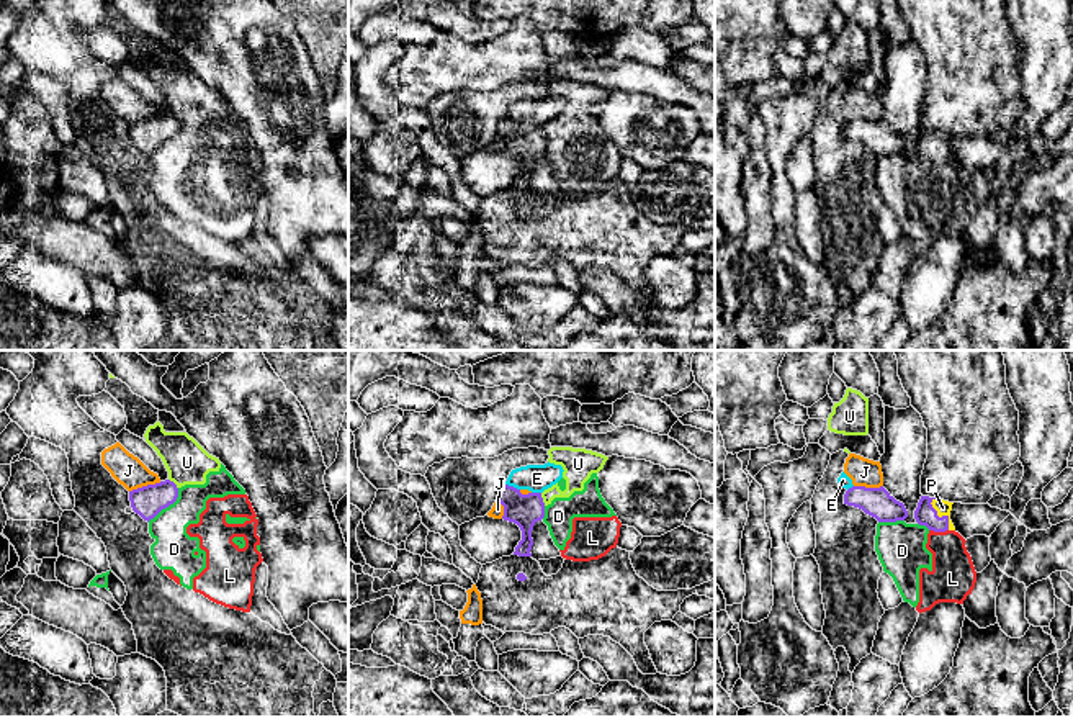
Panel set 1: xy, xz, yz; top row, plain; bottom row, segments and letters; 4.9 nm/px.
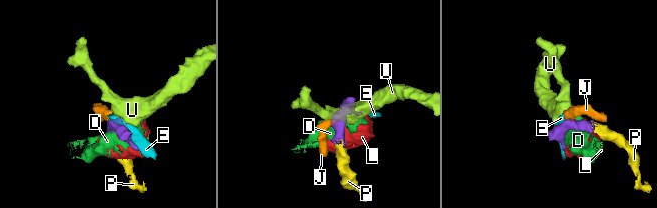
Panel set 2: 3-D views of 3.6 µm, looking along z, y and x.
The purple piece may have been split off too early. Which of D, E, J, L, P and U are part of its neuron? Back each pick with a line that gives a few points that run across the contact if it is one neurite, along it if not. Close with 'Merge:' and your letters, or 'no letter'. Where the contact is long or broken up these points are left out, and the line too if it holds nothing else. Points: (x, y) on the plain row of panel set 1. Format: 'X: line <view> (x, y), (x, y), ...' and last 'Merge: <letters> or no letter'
P: line yz (924, 148), (942, 149), (942, 141)
Merge: P

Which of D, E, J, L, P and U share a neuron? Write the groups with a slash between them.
D L U / E J / P

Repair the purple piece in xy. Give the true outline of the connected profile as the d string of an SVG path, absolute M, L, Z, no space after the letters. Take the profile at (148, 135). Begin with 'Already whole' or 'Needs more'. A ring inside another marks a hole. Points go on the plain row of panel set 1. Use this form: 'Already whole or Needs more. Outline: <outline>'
Already whole. Outline: M170 113L129 124L132 144L147 156L154 152L162 142L173 138L177 131L178 121Z

